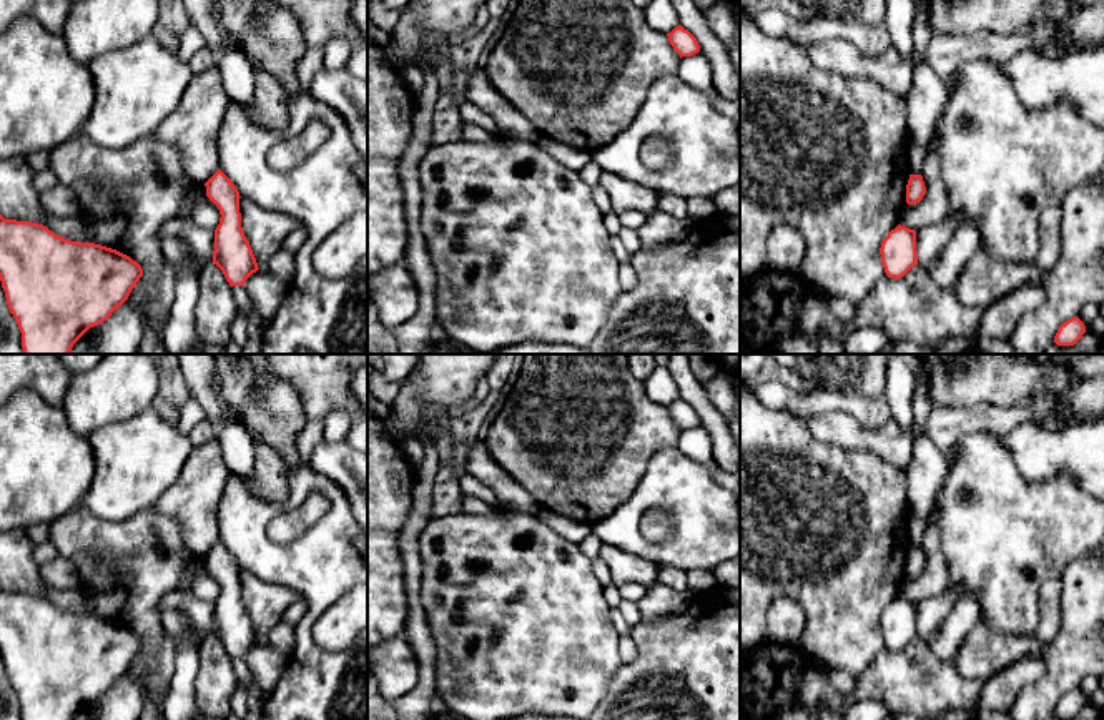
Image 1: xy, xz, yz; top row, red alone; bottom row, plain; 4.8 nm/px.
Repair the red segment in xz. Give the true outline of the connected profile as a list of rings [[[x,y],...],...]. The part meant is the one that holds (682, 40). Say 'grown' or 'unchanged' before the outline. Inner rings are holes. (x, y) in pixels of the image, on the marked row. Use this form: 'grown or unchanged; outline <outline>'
unchanged; outline [[[682,25],[667,33],[670,45],[682,57],[692,57],[700,52],[697,38]]]

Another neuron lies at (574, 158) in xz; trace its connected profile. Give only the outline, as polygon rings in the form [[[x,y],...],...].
[[[545,135],[540,136],[537,145],[552,158],[555,158],[557,161],[575,171],[580,171],[587,163],[592,161],[589,150],[574,148],[567,143],[552,140]]]

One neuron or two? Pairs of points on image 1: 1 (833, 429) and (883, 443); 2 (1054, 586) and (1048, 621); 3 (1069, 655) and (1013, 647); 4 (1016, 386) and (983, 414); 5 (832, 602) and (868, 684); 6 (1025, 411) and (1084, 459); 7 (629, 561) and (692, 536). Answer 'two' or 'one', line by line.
1: one
2: one
3: two
4: two
5: two
6: two
7: two

